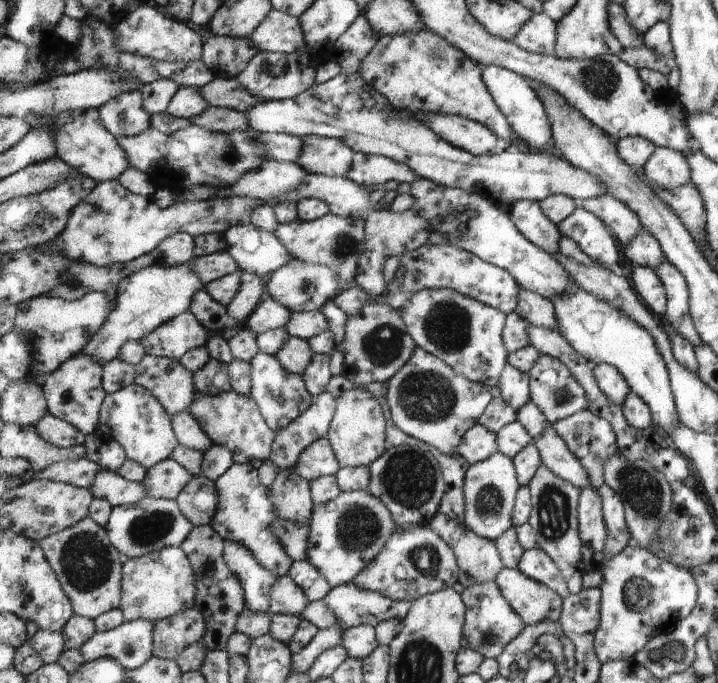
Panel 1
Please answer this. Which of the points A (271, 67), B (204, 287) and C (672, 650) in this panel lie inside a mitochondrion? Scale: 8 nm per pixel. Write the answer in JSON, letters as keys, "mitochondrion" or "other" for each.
{"A":"mitochondrion","B":"other","C":"mitochondrion"}

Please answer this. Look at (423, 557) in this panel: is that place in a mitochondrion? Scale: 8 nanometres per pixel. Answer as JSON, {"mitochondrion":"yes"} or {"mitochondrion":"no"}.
{"mitochondrion":"yes"}

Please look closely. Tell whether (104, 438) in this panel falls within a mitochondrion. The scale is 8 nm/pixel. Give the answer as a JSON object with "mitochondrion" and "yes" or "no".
{"mitochondrion":"no"}

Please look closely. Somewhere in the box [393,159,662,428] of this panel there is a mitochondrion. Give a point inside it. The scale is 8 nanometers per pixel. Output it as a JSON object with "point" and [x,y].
{"point":[427,396]}

